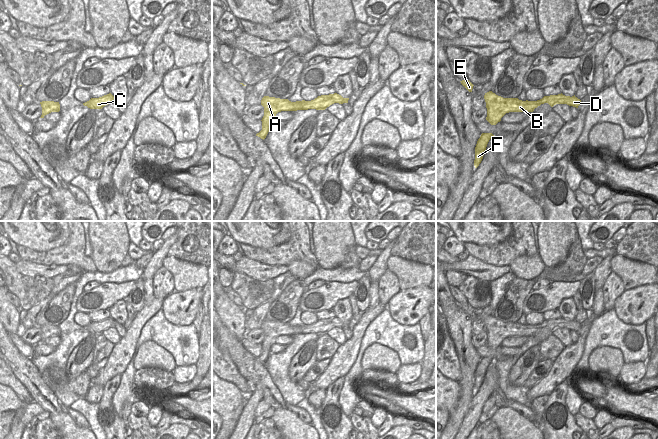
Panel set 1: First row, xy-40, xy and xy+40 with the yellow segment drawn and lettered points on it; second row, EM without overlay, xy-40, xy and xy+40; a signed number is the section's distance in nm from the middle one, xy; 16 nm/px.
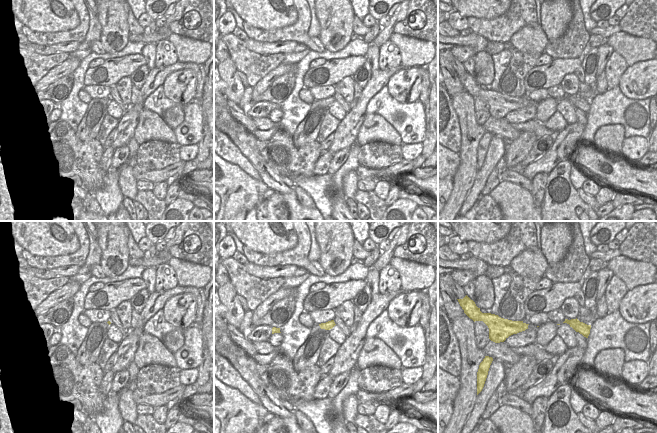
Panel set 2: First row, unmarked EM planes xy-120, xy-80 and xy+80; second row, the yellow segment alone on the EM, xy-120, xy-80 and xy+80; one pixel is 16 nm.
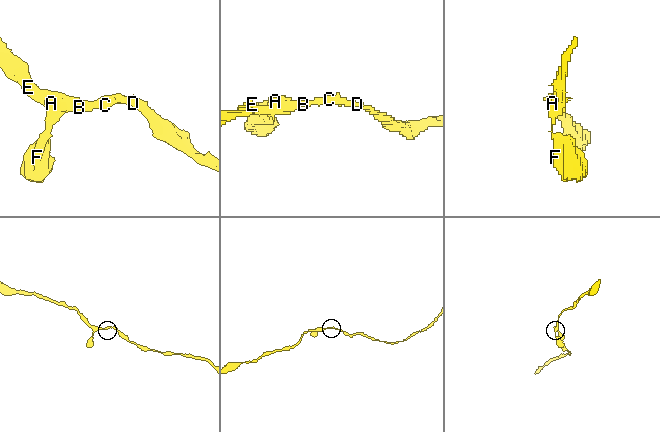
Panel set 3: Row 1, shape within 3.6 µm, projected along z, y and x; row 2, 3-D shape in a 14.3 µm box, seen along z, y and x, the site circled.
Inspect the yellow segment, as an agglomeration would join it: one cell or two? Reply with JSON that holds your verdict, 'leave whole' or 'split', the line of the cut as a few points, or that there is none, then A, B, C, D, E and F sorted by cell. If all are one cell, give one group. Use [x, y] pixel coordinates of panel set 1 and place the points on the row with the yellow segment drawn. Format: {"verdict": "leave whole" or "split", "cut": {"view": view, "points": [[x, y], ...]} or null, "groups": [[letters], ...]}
{"verdict": "leave whole", "cut": null, "groups": [["A", "B", "C", "D", "E", "F"]]}

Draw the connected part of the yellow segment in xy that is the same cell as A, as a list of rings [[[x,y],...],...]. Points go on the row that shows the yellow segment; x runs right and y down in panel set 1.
[[[334,93],[329,95],[321,95],[311,101],[296,101],[291,102],[288,99],[280,99],[275,97],[264,96],[261,100],[261,105],[264,107],[264,116],[262,118],[262,130],[256,134],[261,139],[265,139],[270,124],[275,120],[275,116],[281,111],[297,111],[297,110],[325,110],[334,103],[348,103],[349,98],[343,98],[341,95]]]

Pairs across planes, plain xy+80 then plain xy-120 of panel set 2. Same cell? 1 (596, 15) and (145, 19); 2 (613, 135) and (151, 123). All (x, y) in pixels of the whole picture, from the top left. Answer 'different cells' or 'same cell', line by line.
1: different cells
2: same cell

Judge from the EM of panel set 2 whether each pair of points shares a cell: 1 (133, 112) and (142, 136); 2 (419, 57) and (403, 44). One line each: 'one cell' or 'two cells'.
1: two cells
2: one cell

